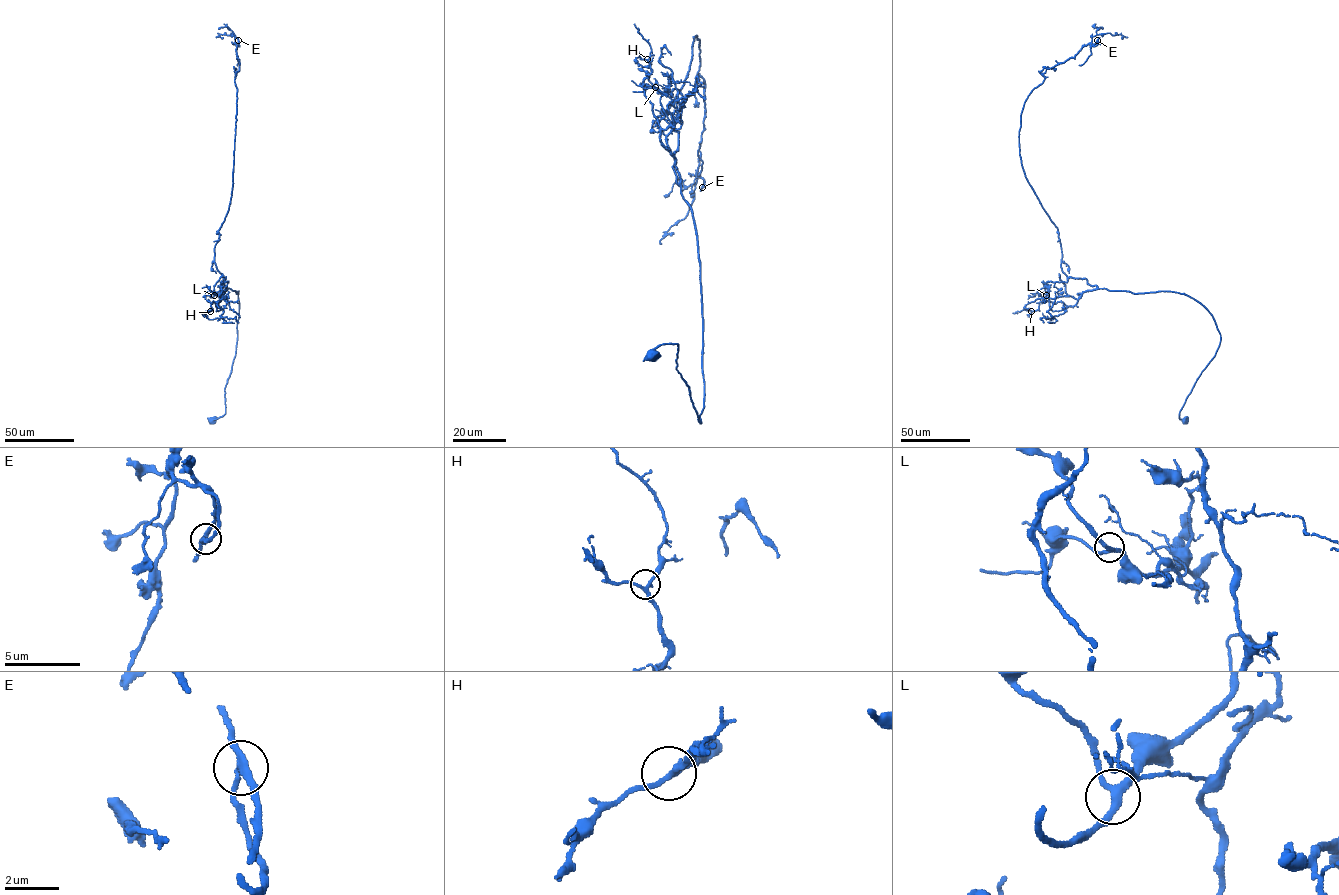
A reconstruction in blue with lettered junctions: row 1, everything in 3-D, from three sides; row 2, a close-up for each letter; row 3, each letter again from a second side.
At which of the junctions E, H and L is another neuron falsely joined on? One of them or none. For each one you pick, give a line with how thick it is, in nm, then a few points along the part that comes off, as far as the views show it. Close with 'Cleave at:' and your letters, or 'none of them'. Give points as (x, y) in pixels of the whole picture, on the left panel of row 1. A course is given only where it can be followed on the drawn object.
E: Thickness 260 nm. Course of the part to remove: (238, 40), (237, 65)
Cleave at: E

